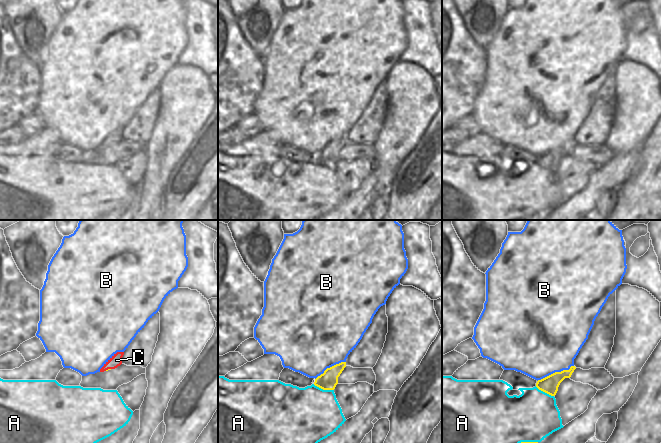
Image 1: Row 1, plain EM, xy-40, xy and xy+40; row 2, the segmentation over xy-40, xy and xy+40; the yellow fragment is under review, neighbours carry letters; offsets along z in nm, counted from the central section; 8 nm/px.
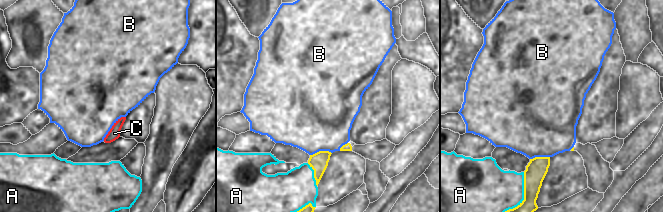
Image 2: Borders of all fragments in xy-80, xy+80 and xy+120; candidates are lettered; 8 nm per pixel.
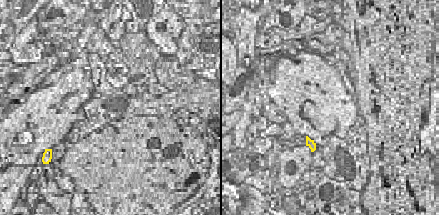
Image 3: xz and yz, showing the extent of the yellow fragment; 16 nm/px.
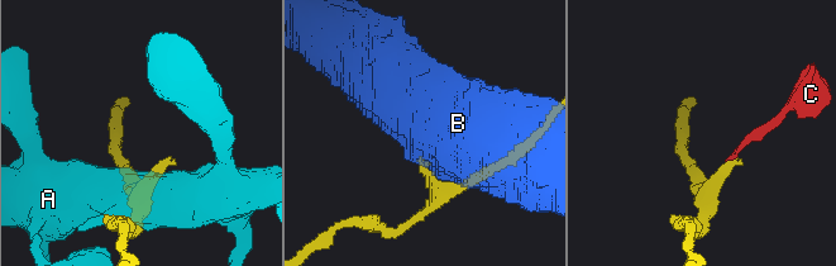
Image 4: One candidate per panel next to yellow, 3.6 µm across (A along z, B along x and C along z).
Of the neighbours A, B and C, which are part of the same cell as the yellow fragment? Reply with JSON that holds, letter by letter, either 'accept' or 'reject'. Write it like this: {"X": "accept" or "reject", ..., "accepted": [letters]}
{"A": "reject", "B": "reject", "C": "accept", "accepted": ["C"]}

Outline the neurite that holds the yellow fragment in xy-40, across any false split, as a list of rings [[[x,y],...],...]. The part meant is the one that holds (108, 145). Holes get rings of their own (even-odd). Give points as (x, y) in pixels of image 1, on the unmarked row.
[[[117,128],[114,130],[100,145],[100,148],[104,148],[106,146],[115,145],[122,140],[122,133],[124,128]]]

